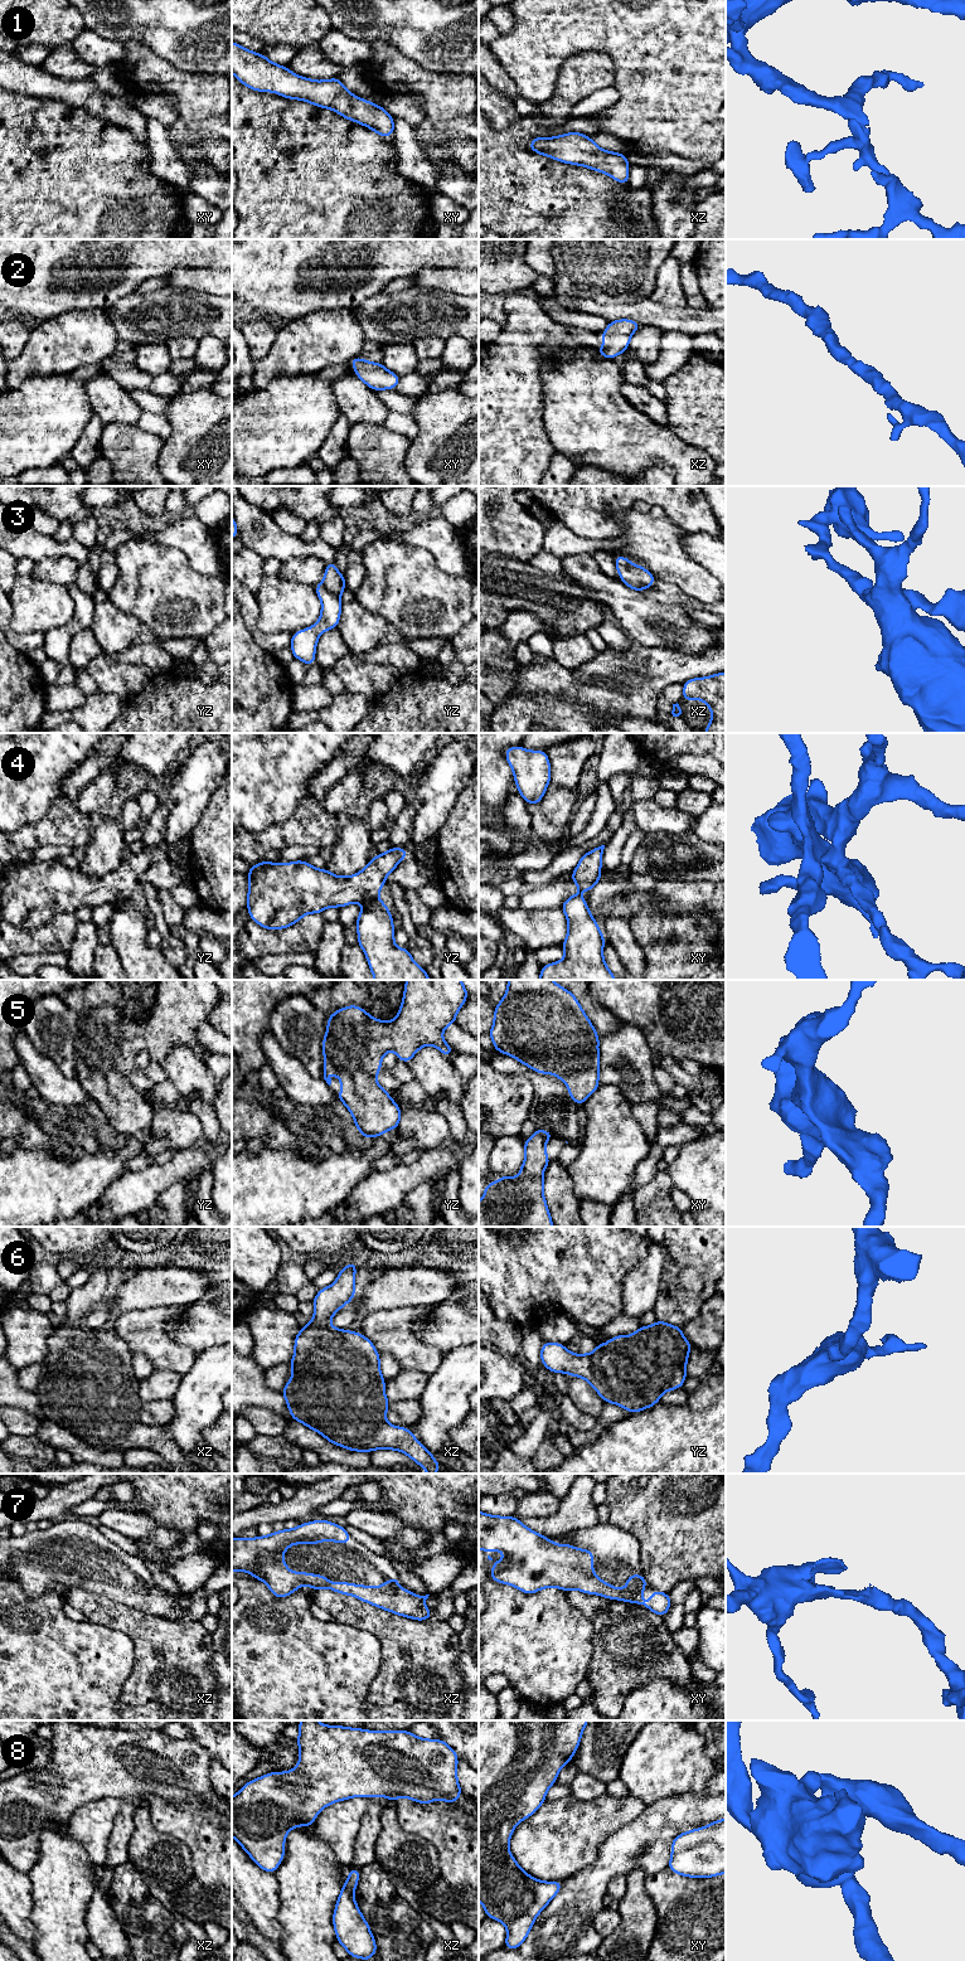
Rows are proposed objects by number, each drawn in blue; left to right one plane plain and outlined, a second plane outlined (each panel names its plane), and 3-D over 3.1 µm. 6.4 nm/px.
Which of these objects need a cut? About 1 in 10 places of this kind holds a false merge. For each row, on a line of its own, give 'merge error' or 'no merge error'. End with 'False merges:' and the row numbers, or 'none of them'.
1: no merge error
2: no merge error
3: no merge error
4: no merge error
5: no merge error
6: no merge error
7: no merge error
8: no merge error
False merges: none of them

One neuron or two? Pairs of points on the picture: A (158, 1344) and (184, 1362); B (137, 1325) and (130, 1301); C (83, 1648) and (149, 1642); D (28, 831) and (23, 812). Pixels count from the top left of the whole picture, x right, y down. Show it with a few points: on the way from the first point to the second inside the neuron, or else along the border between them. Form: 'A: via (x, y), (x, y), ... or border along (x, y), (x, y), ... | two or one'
A: via (164, 1350), (178, 1359) | one
B: border along (161, 1305), (135, 1309), (116, 1316) | two
C: border along (107, 1627), (124, 1632), (131, 1640), (131, 1673) | two
D: border along (51, 806), (40, 819), (25, 823), (13, 831) | two

